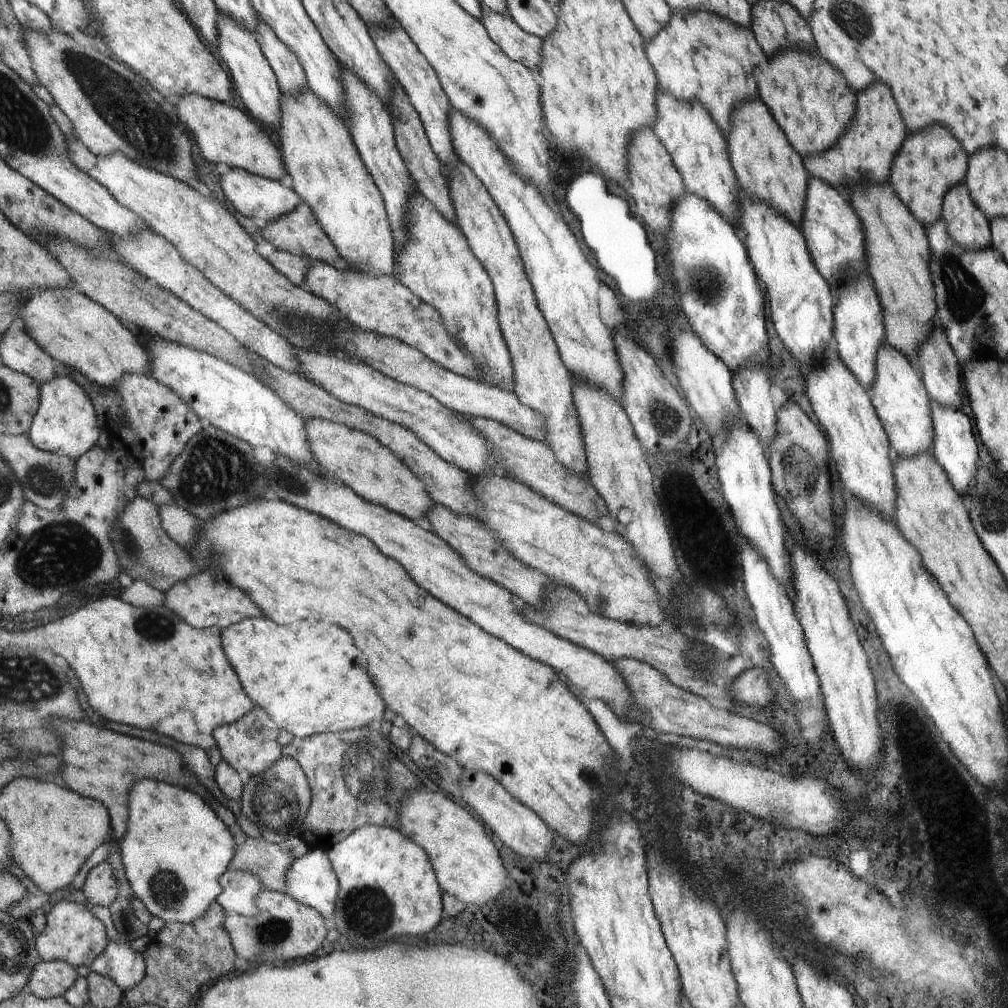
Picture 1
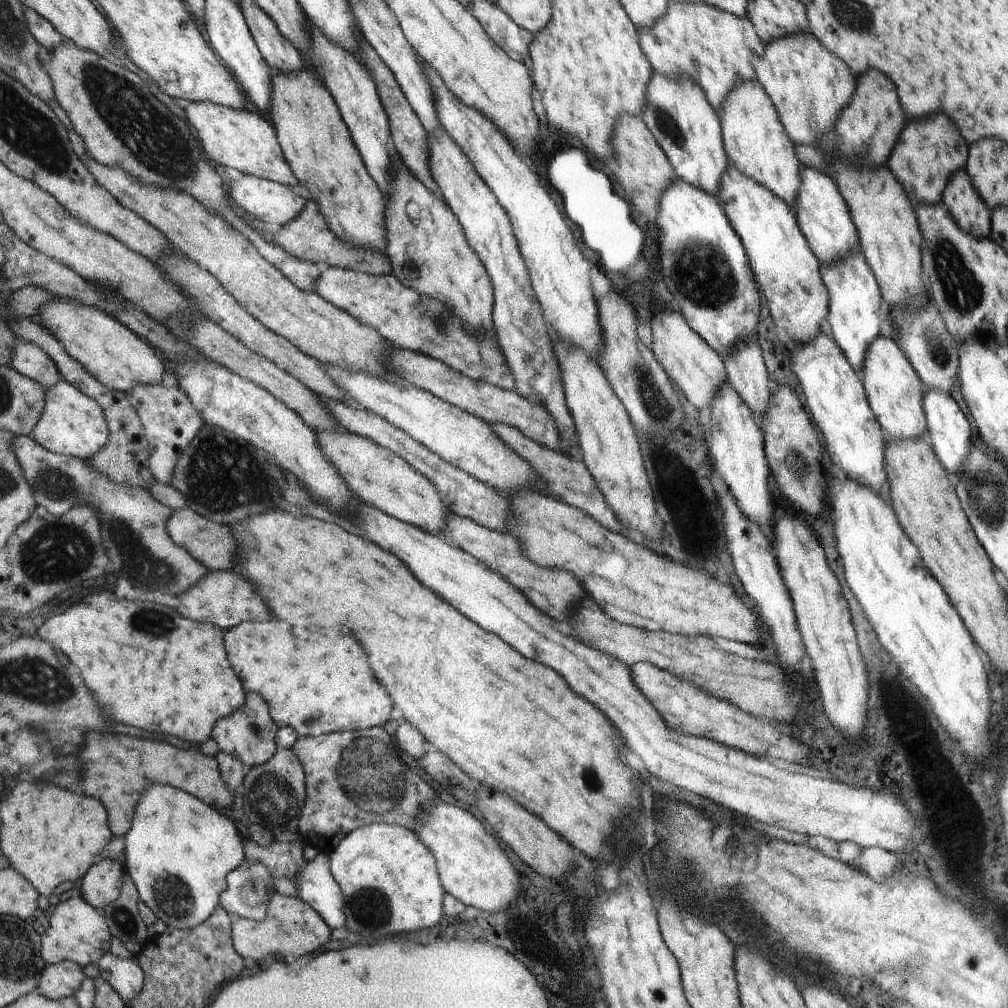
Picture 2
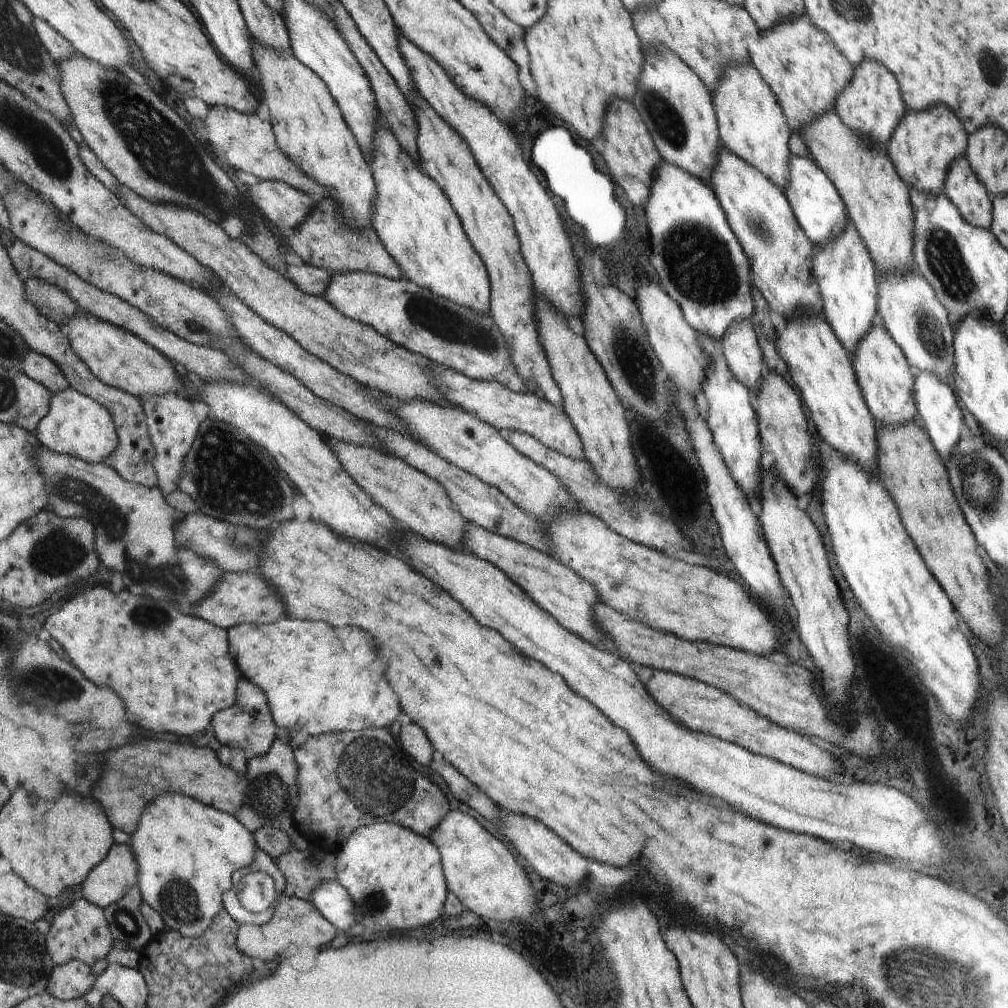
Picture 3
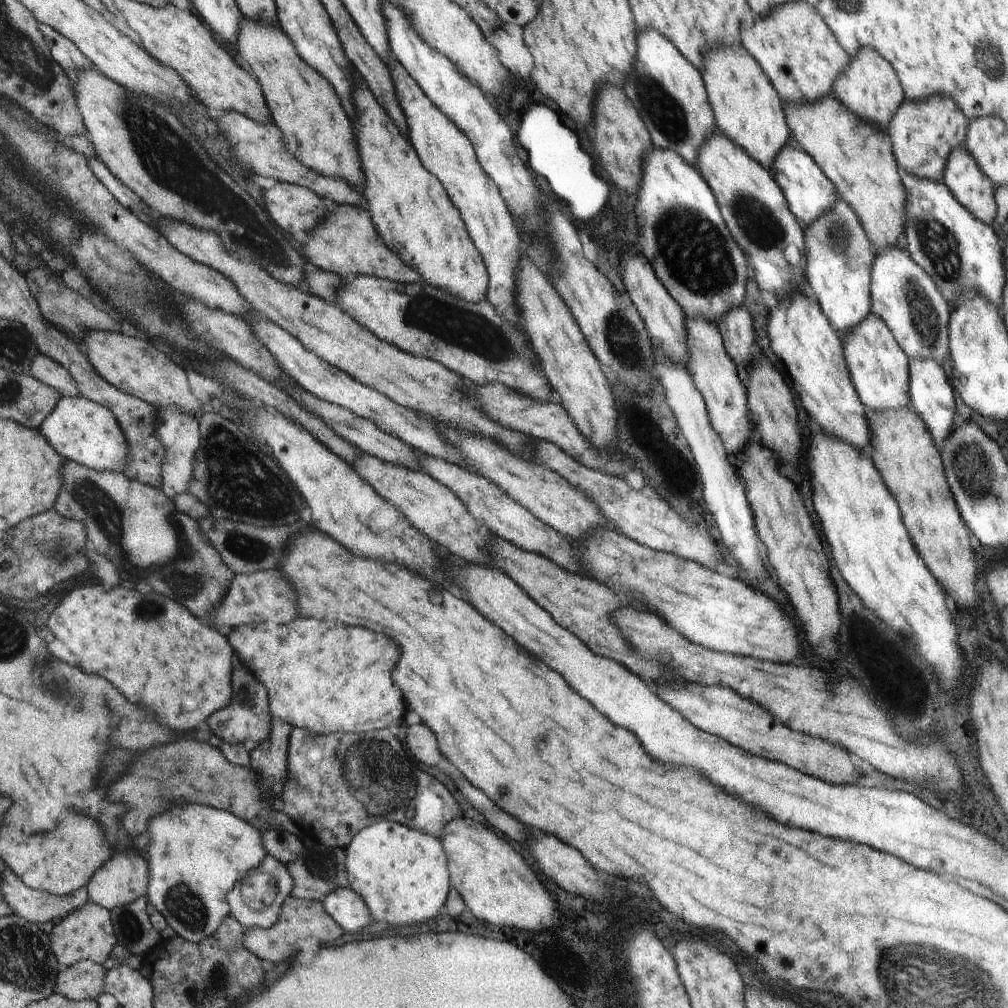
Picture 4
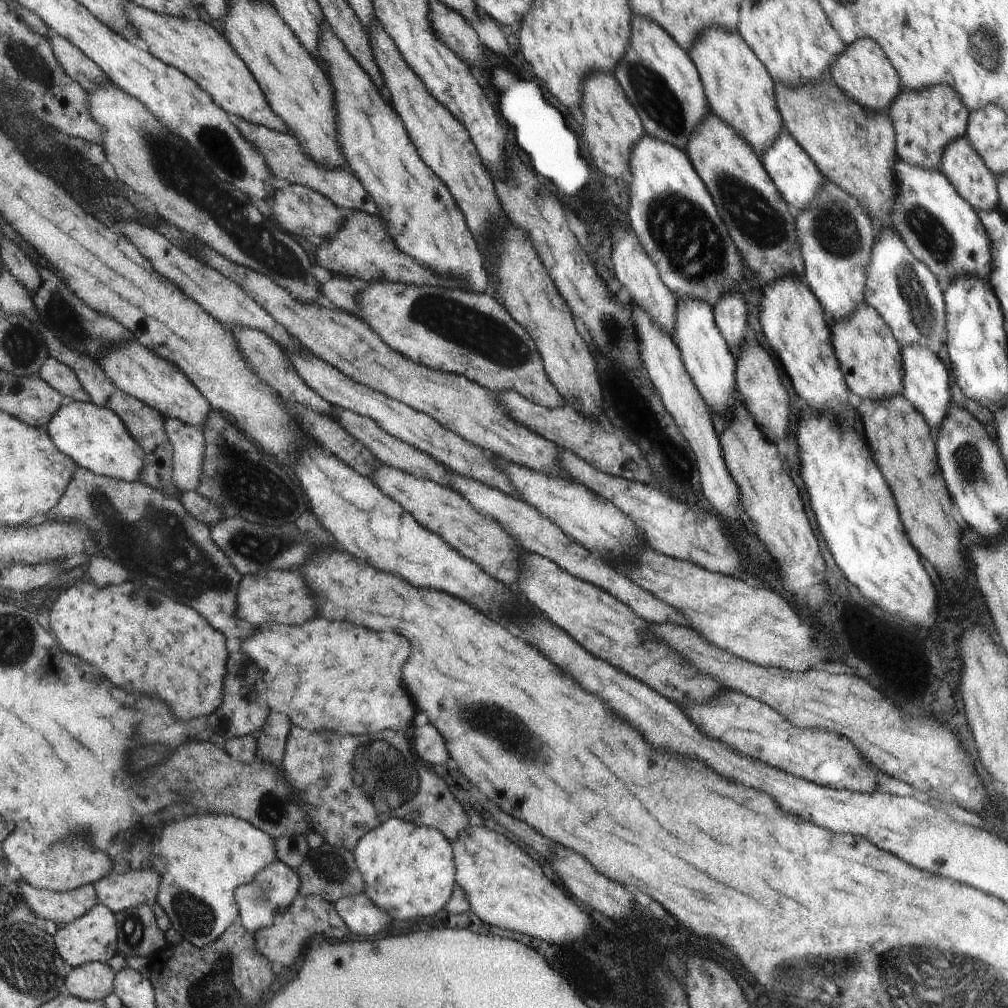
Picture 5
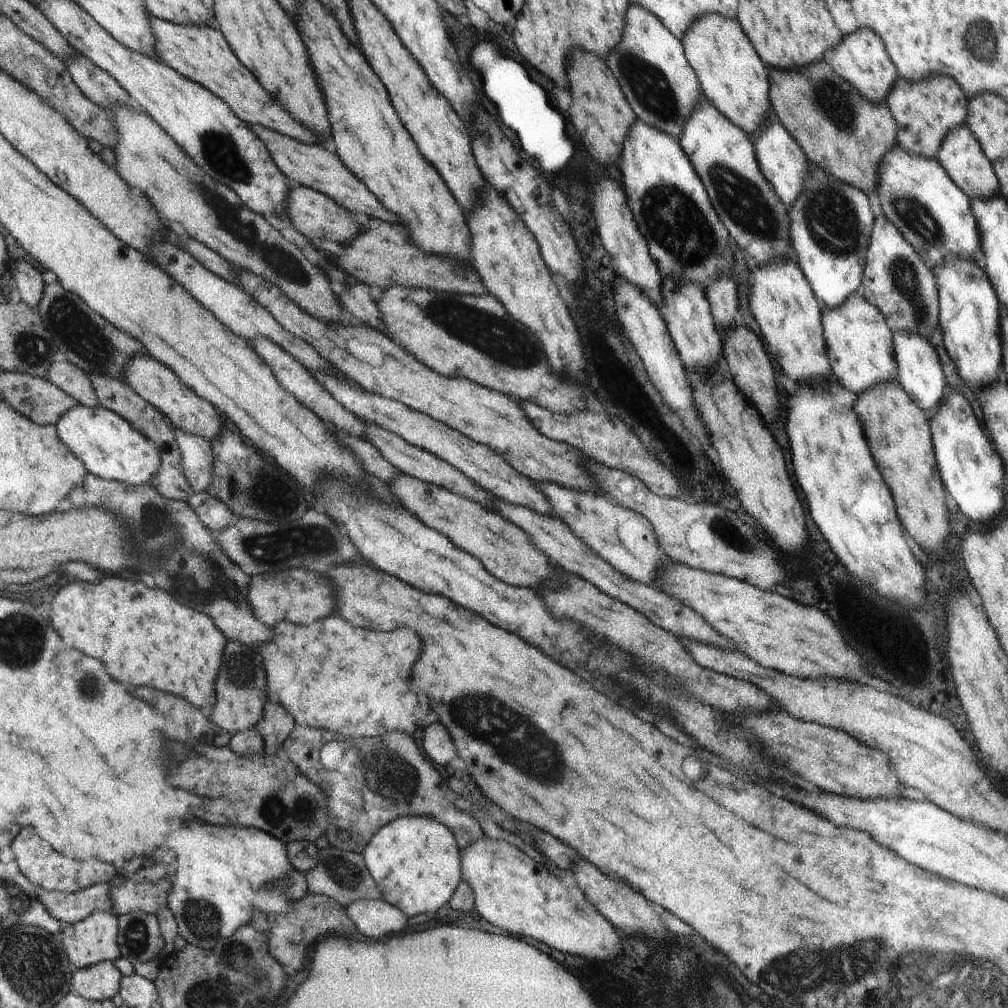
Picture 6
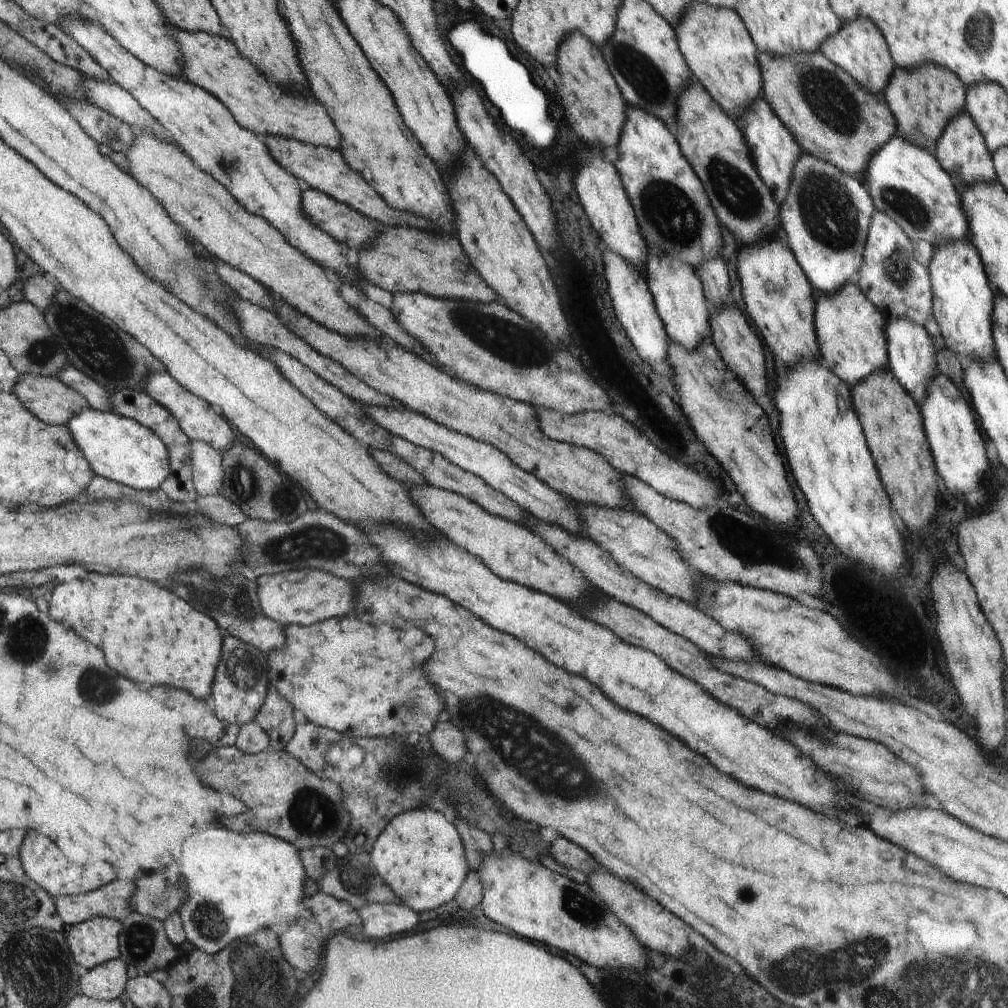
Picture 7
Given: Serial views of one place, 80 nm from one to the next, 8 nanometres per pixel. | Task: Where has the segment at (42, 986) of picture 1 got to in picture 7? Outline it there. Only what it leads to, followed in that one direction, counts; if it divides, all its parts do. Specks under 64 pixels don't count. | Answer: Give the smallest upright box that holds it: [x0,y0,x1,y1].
[79,958,127,1001]

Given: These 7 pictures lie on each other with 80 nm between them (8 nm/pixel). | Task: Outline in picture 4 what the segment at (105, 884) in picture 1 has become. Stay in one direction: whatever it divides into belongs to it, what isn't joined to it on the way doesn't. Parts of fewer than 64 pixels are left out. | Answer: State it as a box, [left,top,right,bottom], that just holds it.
[87,850,148,910]

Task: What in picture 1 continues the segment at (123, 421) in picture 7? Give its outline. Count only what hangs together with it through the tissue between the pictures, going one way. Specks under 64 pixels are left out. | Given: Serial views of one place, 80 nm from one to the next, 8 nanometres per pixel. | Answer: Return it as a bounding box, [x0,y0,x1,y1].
[30,375,101,460]

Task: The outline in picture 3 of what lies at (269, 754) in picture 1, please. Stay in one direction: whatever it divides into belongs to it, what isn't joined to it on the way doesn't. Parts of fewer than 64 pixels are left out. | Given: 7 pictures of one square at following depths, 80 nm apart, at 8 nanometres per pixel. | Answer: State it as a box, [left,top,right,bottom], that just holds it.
[210,678,278,760]

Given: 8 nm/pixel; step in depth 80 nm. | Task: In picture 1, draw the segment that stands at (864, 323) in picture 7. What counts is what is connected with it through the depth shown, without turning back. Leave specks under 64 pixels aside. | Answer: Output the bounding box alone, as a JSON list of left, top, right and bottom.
[869,341,935,460]

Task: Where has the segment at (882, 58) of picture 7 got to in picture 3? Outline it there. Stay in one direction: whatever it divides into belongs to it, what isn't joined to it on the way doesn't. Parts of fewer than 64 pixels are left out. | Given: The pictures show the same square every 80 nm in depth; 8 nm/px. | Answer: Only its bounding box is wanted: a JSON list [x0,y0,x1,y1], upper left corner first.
[834,59,906,150]

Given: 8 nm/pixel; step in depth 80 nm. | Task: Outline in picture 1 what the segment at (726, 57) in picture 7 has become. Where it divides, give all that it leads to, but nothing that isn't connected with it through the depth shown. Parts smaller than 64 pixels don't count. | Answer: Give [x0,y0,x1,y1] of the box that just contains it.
[726,96,810,225]

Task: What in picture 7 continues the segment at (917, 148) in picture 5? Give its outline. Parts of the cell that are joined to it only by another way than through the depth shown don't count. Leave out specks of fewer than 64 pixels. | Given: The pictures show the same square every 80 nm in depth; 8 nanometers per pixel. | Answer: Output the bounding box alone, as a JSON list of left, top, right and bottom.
[883,64,967,151]

